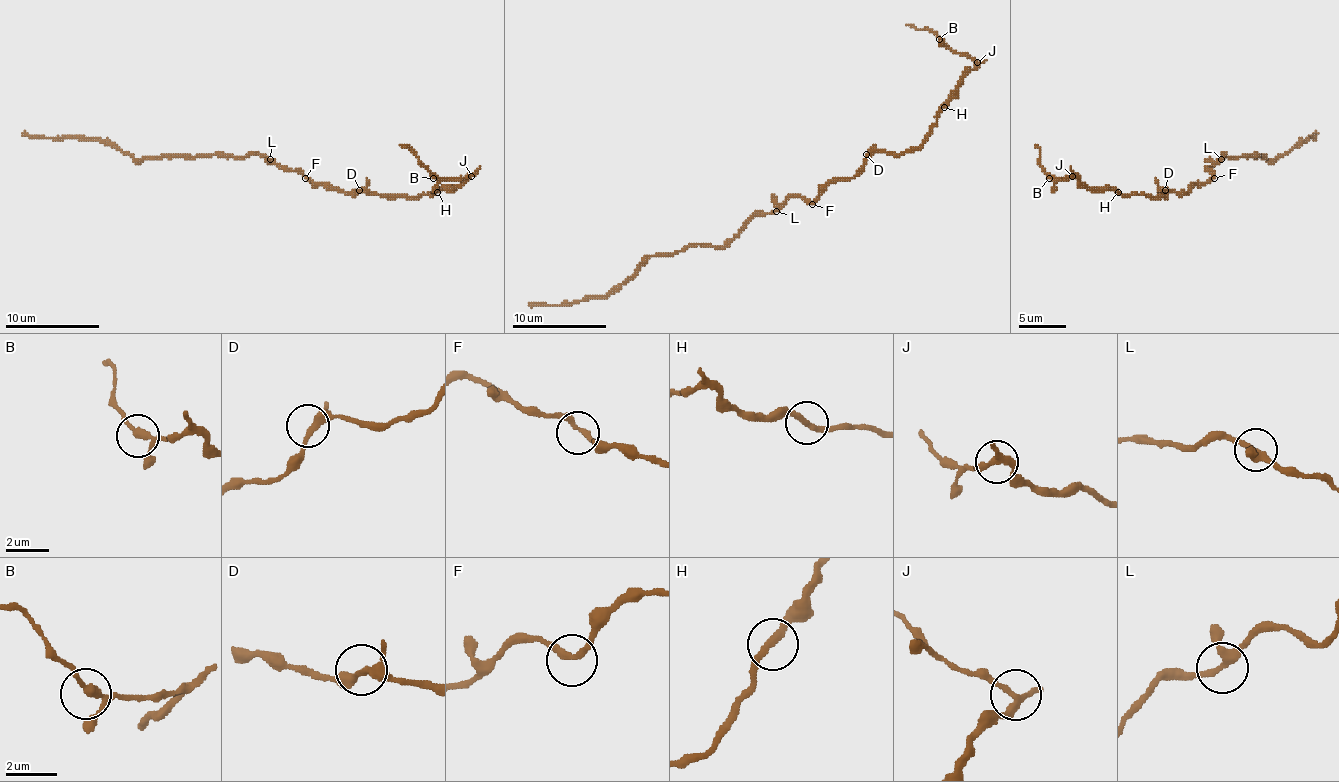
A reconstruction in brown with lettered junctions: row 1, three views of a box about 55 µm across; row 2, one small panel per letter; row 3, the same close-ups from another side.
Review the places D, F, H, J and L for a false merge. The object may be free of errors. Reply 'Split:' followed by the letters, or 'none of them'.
Split: J

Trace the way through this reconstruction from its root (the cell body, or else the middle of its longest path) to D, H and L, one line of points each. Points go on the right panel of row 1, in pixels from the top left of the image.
D: (1212, 176), (1188, 192), (1165, 190)
H: (1212, 176), (1188, 192), (1162, 192), (1165, 197), (1118, 192)
L: (1212, 176), (1207, 171), (1221, 159)

